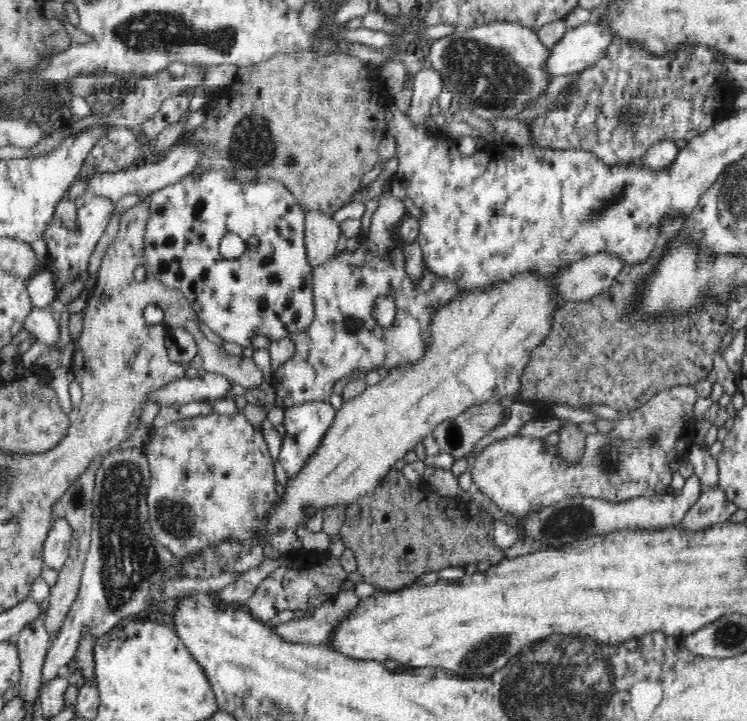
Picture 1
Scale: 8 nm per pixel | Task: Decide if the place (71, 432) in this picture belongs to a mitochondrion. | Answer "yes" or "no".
no

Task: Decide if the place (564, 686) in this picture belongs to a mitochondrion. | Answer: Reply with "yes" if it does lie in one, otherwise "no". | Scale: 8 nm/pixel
yes

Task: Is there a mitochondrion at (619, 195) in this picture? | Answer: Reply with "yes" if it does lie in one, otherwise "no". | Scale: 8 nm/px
yes

